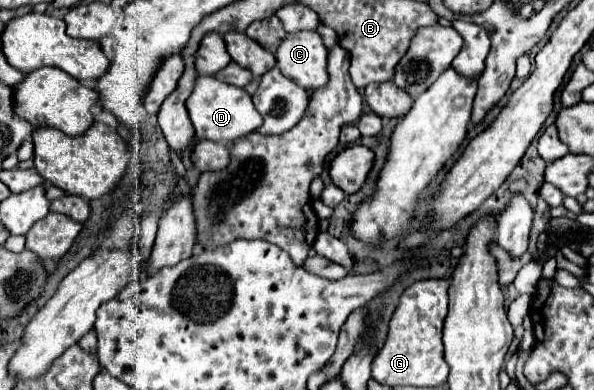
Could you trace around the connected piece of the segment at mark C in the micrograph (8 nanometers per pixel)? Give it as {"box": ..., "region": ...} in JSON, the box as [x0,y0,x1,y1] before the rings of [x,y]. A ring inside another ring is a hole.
{"box":[275,31,327,91],"region":[[[317,31],[287,33],[275,51],[275,59],[285,77],[309,91],[327,83],[327,49]]]}

